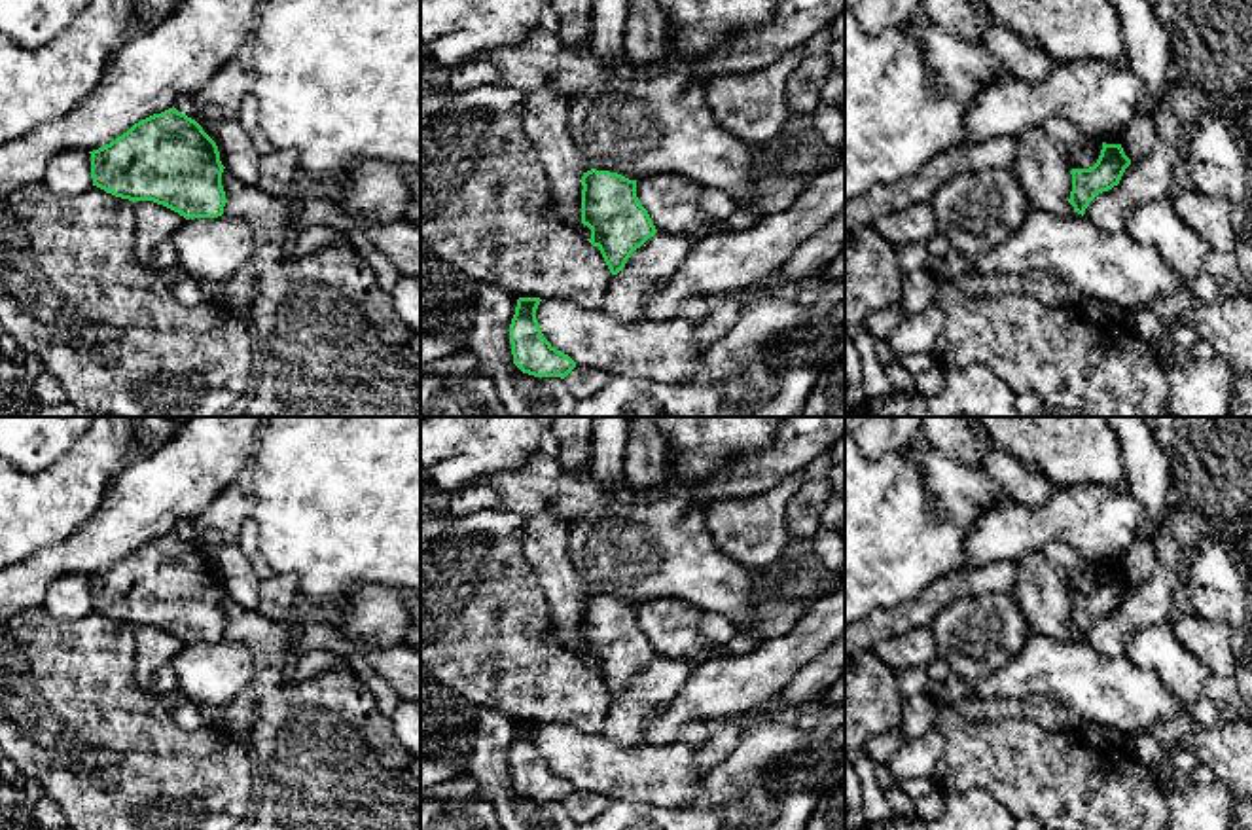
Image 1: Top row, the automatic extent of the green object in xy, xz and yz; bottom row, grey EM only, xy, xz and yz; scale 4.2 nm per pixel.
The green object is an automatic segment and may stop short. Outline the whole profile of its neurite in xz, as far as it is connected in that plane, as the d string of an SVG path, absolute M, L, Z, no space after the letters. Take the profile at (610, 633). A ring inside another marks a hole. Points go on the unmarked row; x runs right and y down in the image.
M591 593L583 597L581 610L581 648L591 654L589 667L617 699L657 654L636 622L636 604Z

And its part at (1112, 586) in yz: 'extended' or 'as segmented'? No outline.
as segmented

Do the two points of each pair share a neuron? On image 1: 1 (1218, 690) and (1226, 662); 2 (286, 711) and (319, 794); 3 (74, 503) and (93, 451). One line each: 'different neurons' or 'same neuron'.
1: same neuron
2: same neuron
3: same neuron

